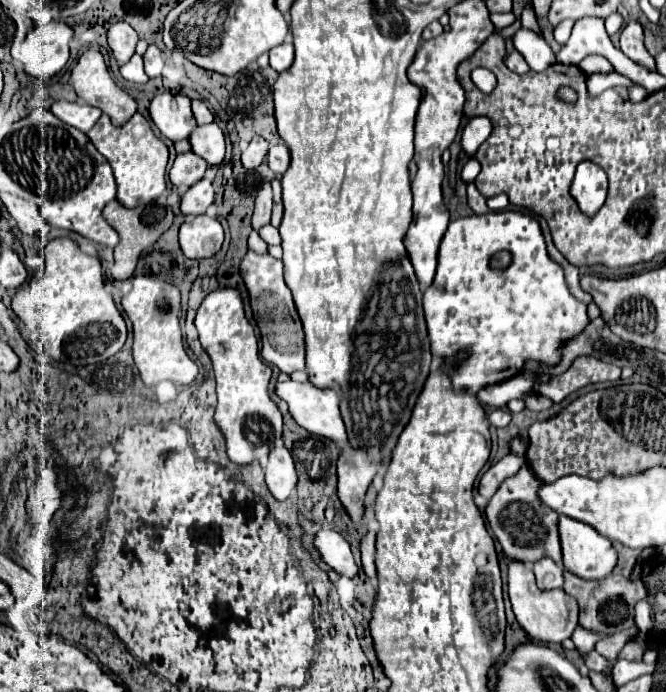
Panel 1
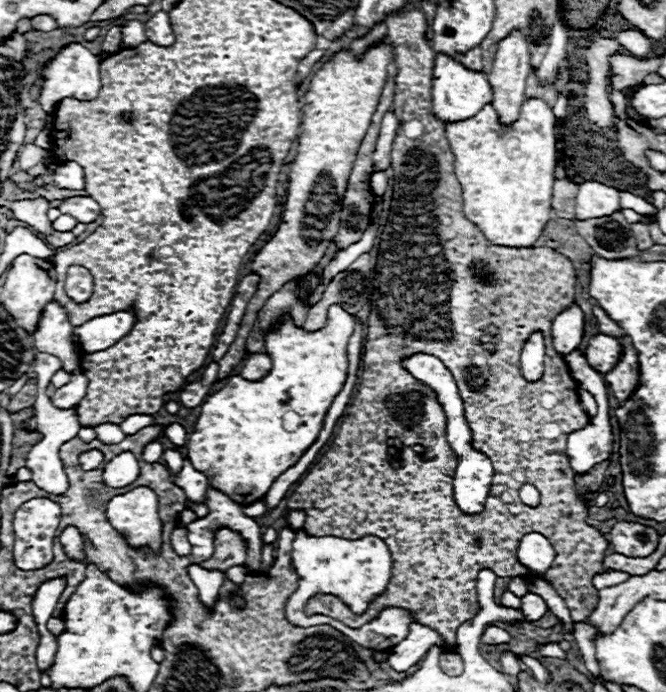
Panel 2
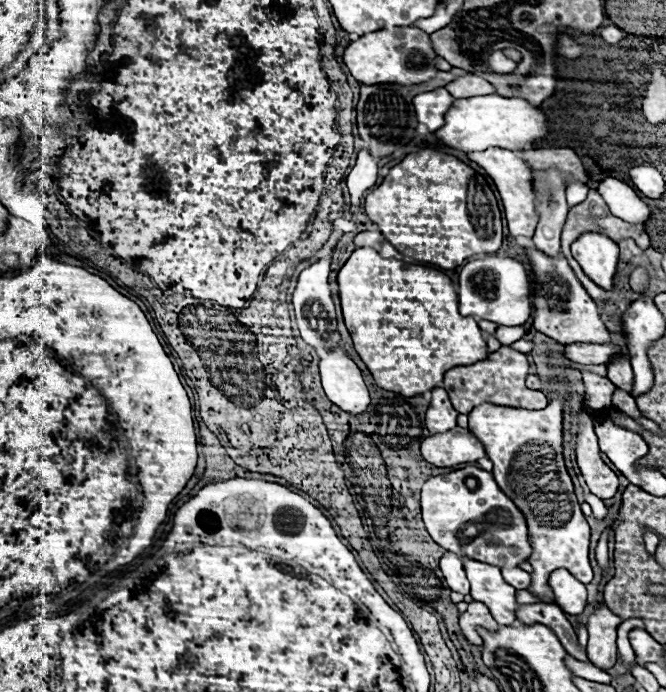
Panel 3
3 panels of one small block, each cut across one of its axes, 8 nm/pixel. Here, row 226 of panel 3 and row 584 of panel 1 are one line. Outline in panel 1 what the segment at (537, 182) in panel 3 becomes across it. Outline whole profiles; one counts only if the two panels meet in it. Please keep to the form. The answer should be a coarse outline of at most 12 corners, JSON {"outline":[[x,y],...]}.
{"outline":[[542,558],[532,566],[536,584],[554,590],[564,584],[562,568]]}

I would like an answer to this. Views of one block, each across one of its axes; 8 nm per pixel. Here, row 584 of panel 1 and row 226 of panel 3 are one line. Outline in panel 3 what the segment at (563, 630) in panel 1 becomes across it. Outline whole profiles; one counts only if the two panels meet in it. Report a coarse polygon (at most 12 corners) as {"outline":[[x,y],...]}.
{"outline":[[514,152],[468,154],[494,180],[512,238],[532,238],[532,168]]}

